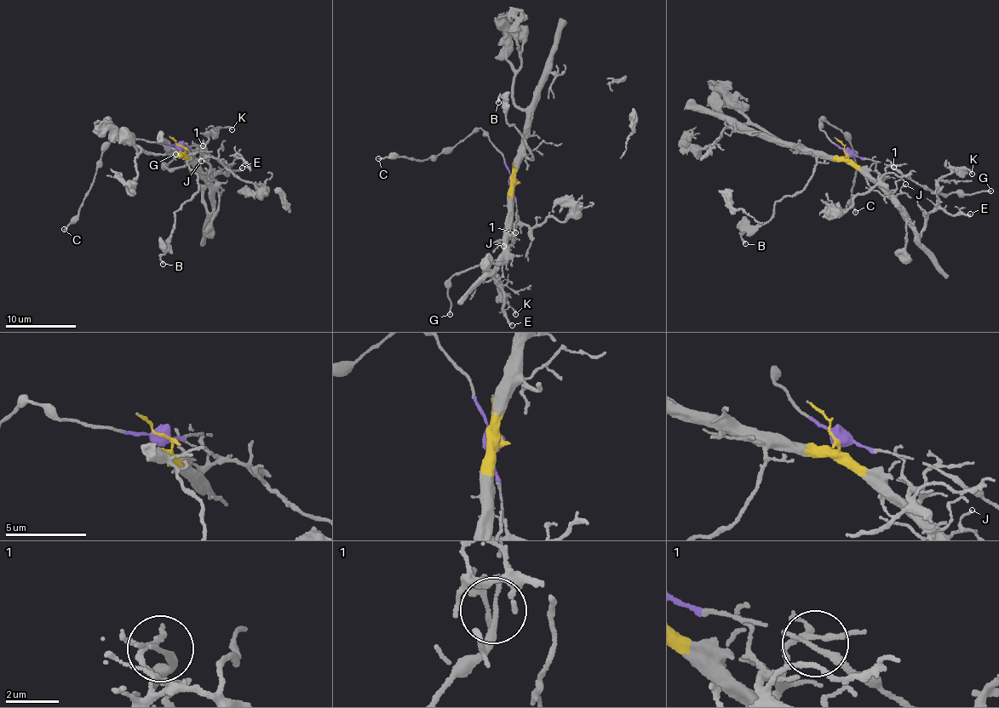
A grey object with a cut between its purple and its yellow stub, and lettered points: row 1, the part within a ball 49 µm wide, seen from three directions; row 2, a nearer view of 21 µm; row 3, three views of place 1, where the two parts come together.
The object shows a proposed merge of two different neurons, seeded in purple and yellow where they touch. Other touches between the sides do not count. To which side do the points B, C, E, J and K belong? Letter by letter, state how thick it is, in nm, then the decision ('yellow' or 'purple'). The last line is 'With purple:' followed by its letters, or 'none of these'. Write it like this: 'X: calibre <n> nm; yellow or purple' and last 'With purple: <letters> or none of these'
B: calibre 180 nm; yellow
C: calibre 150 nm; purple
E: calibre 200 nm; yellow
J: calibre 120 nm; yellow
K: calibre 170 nm; yellow
With purple: C

